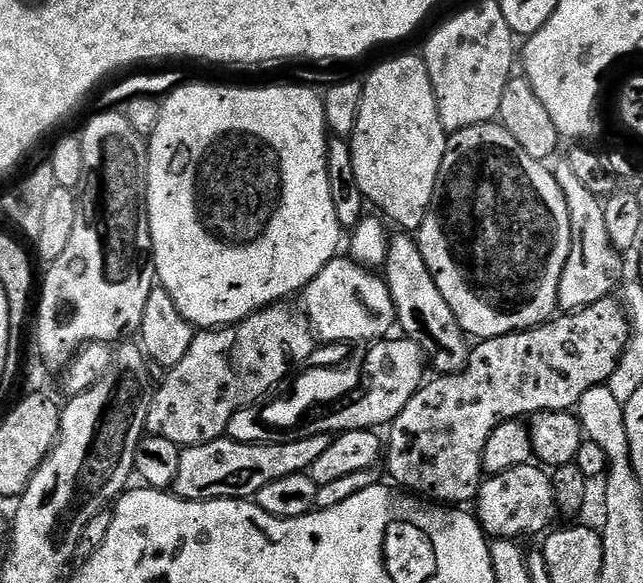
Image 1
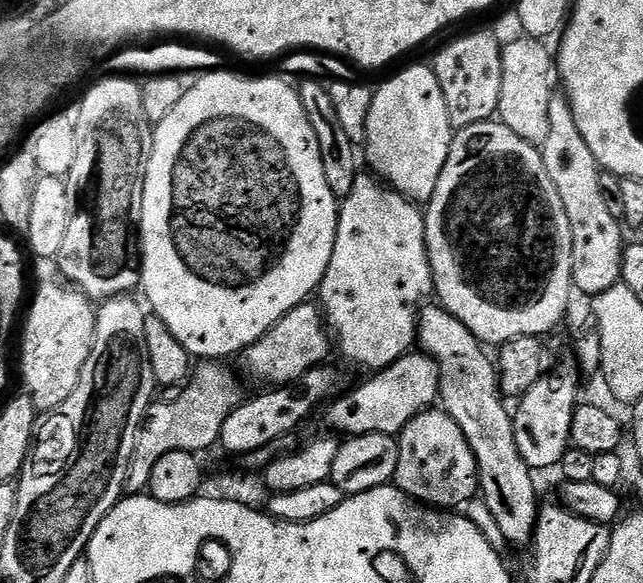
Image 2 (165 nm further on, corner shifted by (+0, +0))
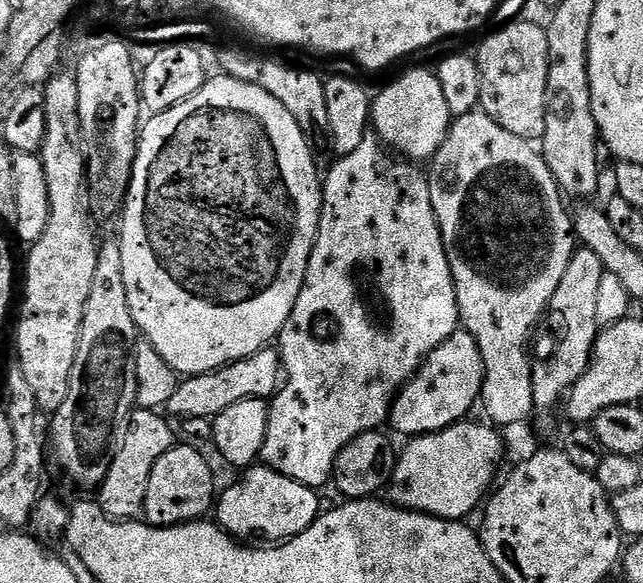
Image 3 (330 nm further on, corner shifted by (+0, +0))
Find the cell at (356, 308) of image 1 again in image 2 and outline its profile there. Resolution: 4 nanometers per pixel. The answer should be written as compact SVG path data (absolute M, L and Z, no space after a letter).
M299 304L287 312L262 338L258 338L258 342L239 353L239 371L245 377L248 375L261 380L264 386L287 386L301 380L311 368L321 367L327 361L324 359L328 356L328 344L330 348L330 333L321 309L313 304Z

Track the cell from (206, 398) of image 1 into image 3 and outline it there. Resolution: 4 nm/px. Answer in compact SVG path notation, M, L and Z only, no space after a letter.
M137 407L130 418L130 426L126 430L126 438L106 474L103 484L98 489L98 503L104 513L113 520L131 520L139 517L144 510L144 491L150 482L150 470L166 450L170 450L177 443L178 437L172 433L172 428L167 424L159 411L150 408Z

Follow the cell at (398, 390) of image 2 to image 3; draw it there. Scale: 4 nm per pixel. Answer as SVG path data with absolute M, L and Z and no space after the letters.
M457 330L450 338L446 338L446 342L442 342L442 346L438 346L424 359L423 366L396 395L390 417L390 428L393 428L391 431L401 432L404 438L411 438L441 432L451 424L461 423L467 417L464 415L480 404L483 385L482 350L478 348L478 342L470 333Z

